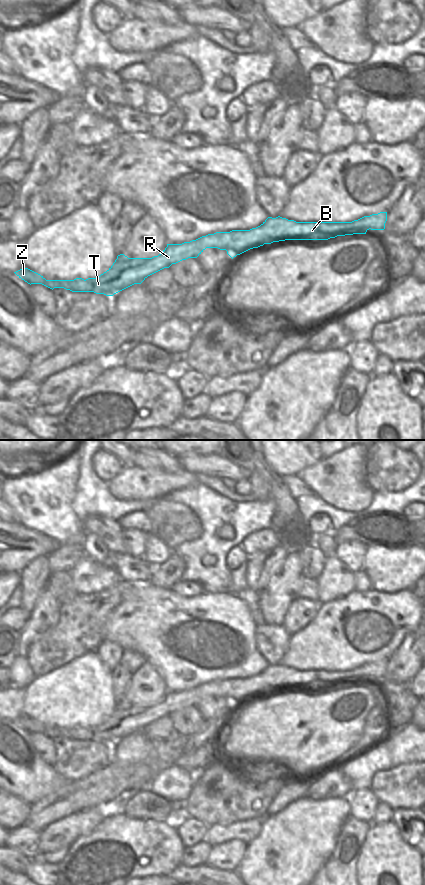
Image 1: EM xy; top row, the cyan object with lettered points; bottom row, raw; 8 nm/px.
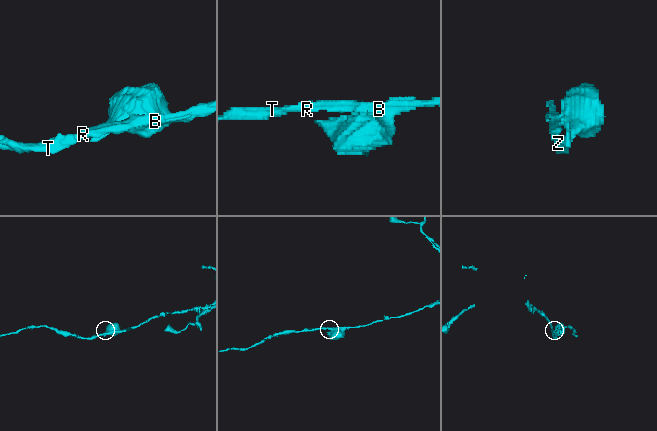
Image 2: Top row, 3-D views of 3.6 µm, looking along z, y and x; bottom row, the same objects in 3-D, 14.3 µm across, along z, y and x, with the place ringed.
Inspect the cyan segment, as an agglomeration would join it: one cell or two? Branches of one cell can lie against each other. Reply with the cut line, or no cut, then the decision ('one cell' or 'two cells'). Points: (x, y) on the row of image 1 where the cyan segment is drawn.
cut none; one cell

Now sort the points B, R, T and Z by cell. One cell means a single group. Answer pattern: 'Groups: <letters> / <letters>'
Groups: B R T Z

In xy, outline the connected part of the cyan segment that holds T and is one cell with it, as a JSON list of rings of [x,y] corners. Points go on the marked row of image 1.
[[[387,212],[364,216],[352,222],[296,222],[280,216],[268,217],[260,226],[250,230],[216,232],[182,244],[167,247],[152,258],[117,256],[113,265],[96,278],[74,280],[46,280],[40,274],[22,268],[14,272],[28,284],[42,284],[50,289],[64,288],[72,292],[94,292],[113,296],[148,276],[169,268],[188,258],[197,258],[206,248],[226,250],[233,259],[250,249],[285,240],[328,240],[337,236],[366,234],[371,230],[384,230]]]

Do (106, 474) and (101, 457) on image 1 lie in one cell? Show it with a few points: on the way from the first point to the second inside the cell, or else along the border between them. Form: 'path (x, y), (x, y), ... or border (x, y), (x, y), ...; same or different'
path (106, 470), (103, 461); same

